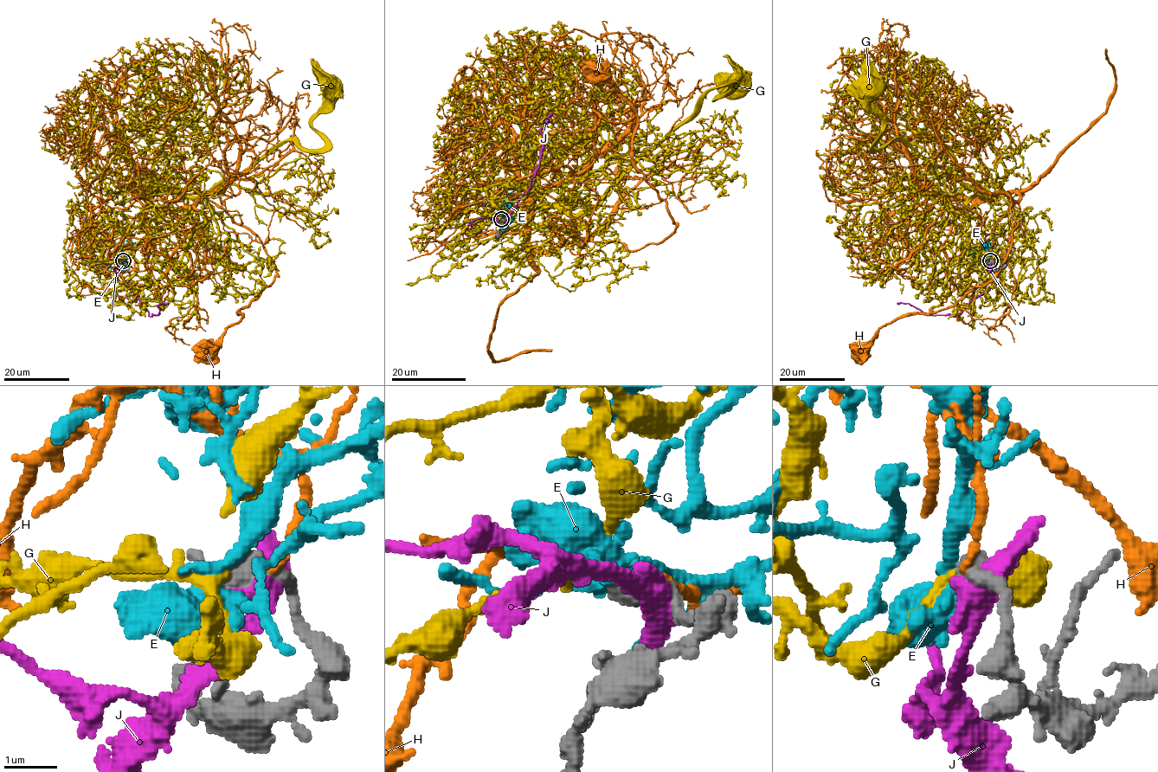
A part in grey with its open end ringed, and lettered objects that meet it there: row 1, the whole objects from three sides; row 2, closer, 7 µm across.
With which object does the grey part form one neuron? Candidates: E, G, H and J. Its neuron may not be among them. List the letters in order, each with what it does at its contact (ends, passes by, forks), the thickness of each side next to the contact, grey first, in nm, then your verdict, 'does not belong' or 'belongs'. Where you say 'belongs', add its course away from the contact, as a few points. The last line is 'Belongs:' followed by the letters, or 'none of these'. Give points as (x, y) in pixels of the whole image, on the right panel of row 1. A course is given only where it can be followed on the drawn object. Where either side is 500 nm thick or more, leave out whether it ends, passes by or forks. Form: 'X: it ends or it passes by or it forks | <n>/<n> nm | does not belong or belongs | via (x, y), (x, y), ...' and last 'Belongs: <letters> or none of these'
E: 600/320 nm | does not belong
G: 600/150 nm | belongs | via (990, 260), (969, 256), (961, 235), (966, 204), (986, 196), (903, 141), (874, 150), (881, 119), (870, 85)
H: 600/110 nm | does not belong
J: 600/420 nm | does not belong
Belongs: G

